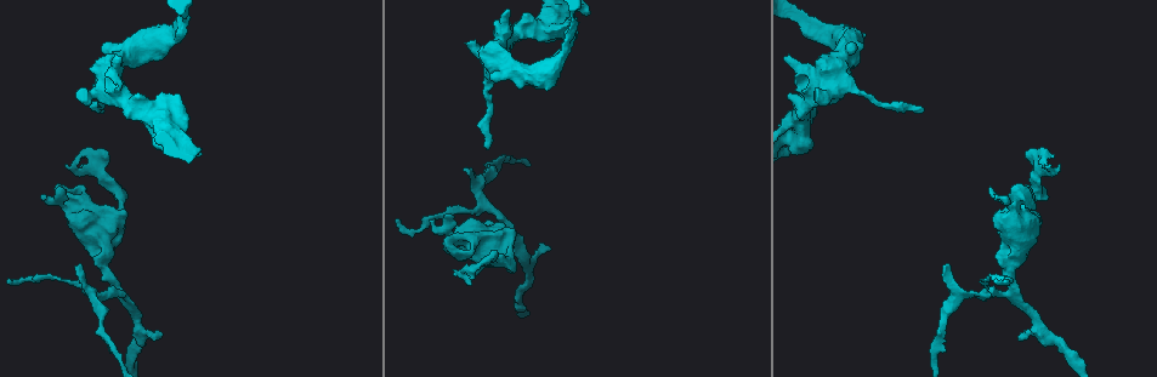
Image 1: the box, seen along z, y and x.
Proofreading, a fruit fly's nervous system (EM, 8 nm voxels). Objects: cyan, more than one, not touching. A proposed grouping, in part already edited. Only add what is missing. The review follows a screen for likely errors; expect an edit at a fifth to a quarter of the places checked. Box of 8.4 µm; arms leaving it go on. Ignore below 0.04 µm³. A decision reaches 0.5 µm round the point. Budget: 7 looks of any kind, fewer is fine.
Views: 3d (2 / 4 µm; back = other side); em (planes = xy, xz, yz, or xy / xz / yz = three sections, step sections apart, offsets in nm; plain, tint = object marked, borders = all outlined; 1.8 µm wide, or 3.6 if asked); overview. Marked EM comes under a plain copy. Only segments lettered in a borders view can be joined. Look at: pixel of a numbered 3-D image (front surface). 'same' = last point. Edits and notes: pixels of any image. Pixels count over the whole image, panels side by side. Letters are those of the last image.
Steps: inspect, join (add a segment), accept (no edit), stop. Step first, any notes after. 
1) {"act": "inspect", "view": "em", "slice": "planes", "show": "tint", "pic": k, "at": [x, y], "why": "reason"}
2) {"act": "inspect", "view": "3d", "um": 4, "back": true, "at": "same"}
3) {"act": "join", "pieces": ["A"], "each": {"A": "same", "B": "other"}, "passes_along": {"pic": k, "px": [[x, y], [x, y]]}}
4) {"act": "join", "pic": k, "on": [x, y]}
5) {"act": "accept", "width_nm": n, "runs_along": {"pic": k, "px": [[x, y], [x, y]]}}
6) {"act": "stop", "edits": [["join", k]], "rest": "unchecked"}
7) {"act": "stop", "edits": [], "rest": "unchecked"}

{"act": "inspect", "view": "3d", "um": 4, "pic": 1, "at": [923, 111]}

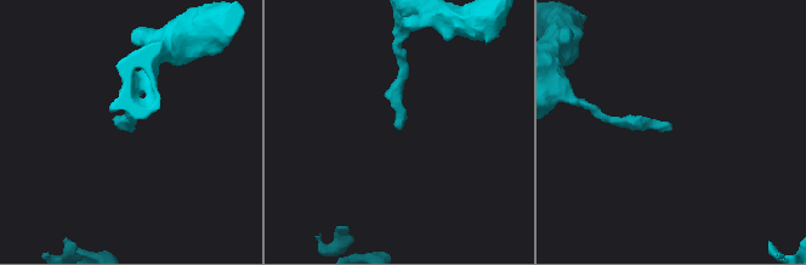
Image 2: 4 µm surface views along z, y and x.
{"act": "inspect", "view": "em", "slice": "planes", "show": "borders", "pic": 2, "at": [397, 128], "why": "shape alone is not enough"}

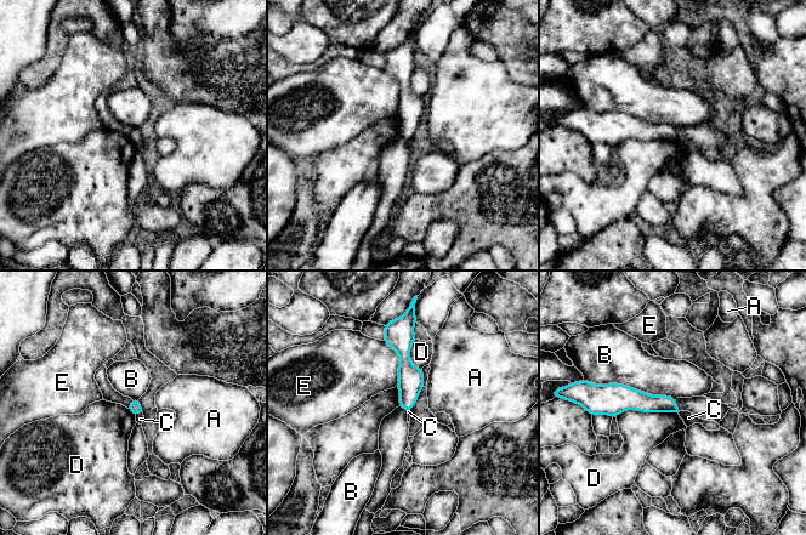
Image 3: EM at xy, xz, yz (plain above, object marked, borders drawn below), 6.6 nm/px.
{"act": "accept", "each": {"A": "other", "B": "other", "C": "other", "D": "other", "E": "other"}, "runs_along": {"pic": 3, "px": [[397, 334], [408, 373], [408, 408]]}, "found": "none of them fits"}

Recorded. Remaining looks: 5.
{"act": "inspect", "view": "3d", "um": 2, "pic": 1, "at": [80, 89], "why": "an open end"}

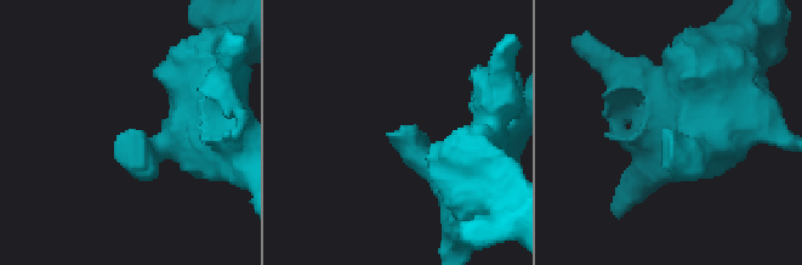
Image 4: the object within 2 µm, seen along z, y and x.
{"act": "inspect", "view": "em", "um": 3.6, "slice": "xy", "step": 8, "show": "borders", "pic": 4, "at": [393, 135]}

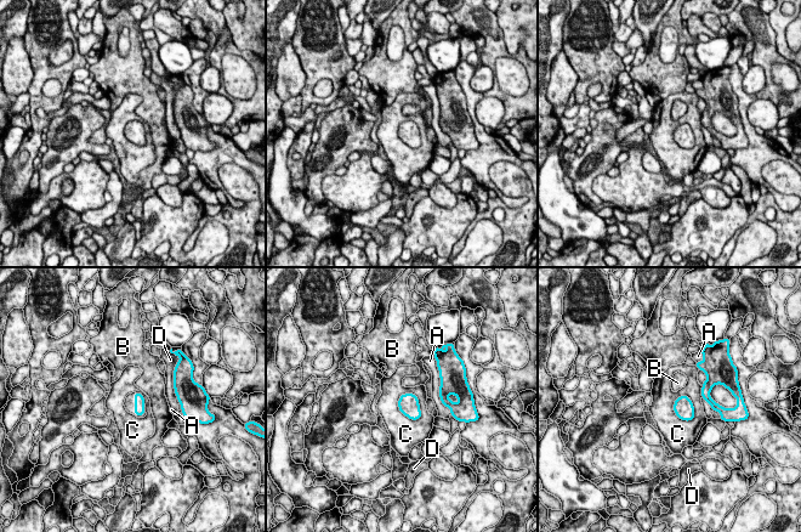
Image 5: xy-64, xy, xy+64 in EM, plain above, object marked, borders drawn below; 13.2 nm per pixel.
{"act": "inspect", "view": "em", "um": 3.6, "slice": "planes", "show": "borders", "at": "same", "why": "cut it another way"}

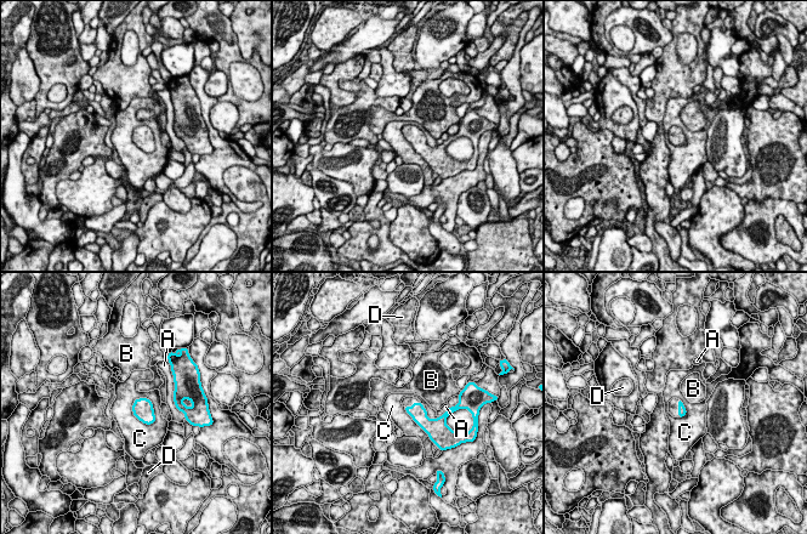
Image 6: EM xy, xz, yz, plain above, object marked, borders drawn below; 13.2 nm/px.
{"act": "accept", "each": {"A": "other", "B": "other", "C": "other", "D": "other"}, "found": "none of them fits"}

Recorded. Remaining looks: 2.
{"act": "inspect", "view": "em", "um": 3.6, "slice": "planes", "show": "borders", "pic": 1, "at": [466, 167], "why": "branch stops here"}

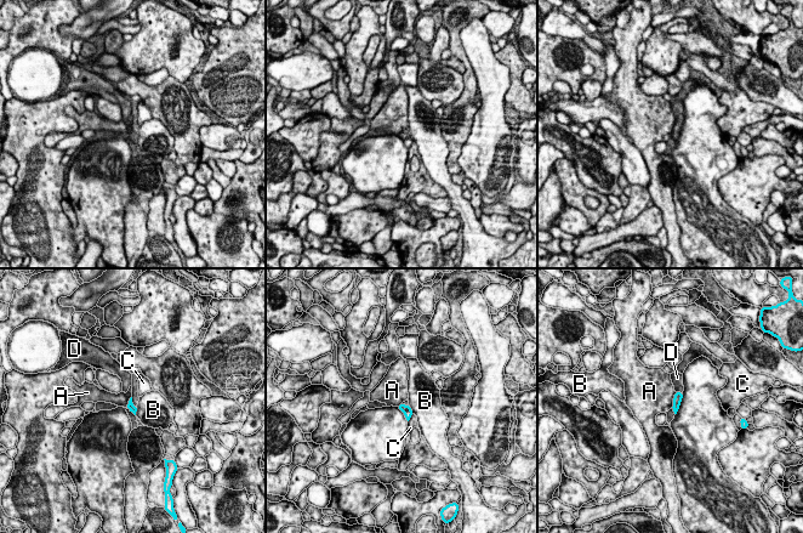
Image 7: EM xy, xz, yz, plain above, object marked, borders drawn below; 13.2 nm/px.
{"act": "join", "pieces": ["D"], "each": {"A": "other", "B": "other", "C": "other", "D": "same"}, "passes_along": {"pic": 7, "px": [[678, 396], [679, 392], [677, 378]]}, "found": "it goes on there"}

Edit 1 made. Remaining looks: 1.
{"act": "stop", "edits": [["join", 7]], "rest": "unchecked"}

